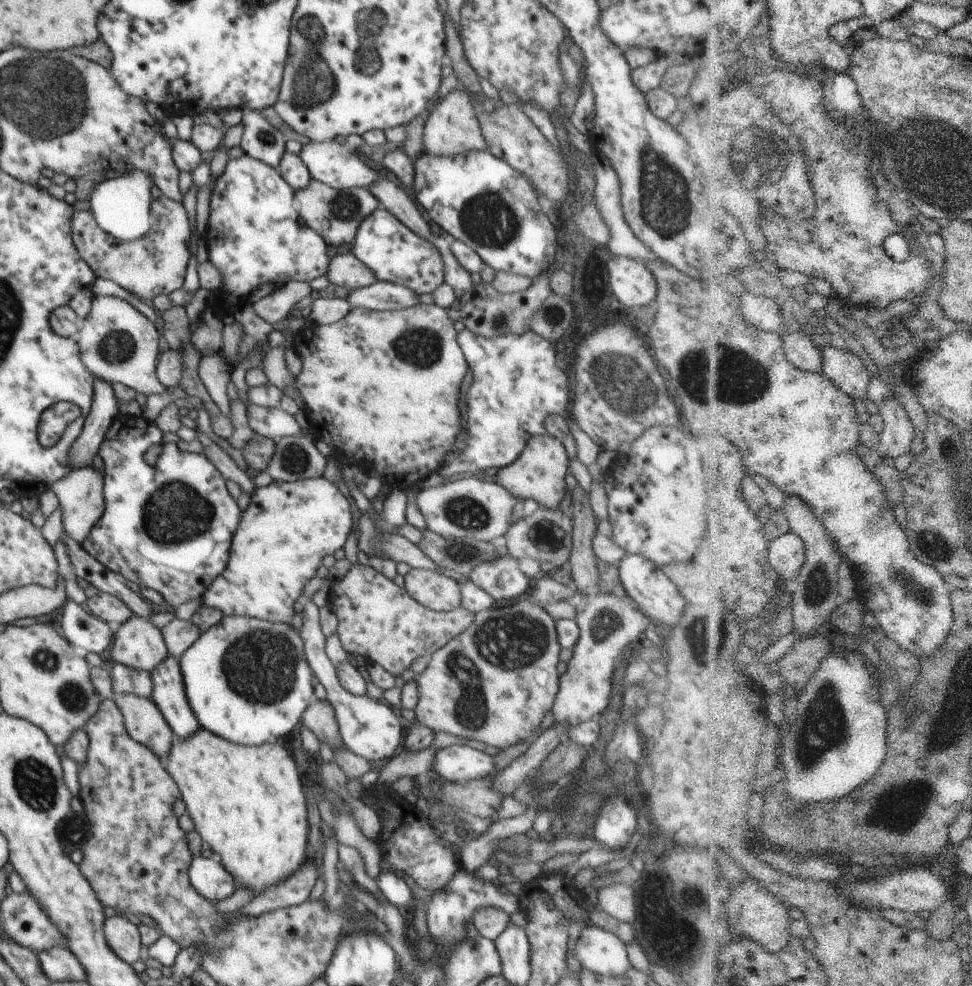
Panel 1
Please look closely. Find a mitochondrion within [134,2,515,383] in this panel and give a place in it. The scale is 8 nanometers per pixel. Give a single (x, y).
(319, 80)

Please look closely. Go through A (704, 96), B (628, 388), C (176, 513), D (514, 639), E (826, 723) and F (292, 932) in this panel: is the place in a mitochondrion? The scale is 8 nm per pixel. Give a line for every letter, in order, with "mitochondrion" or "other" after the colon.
A: other
B: mitochondrion
C: mitochondrion
D: mitochondrion
E: mitochondrion
F: other

